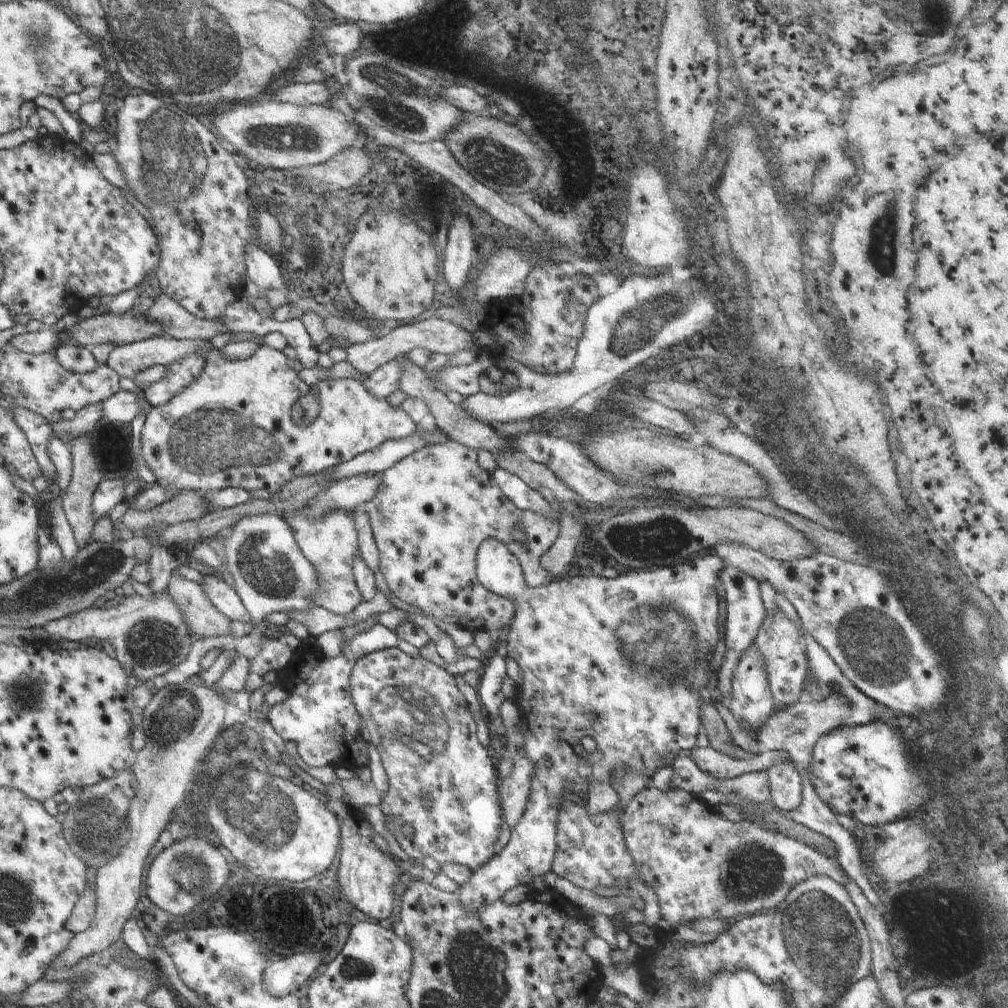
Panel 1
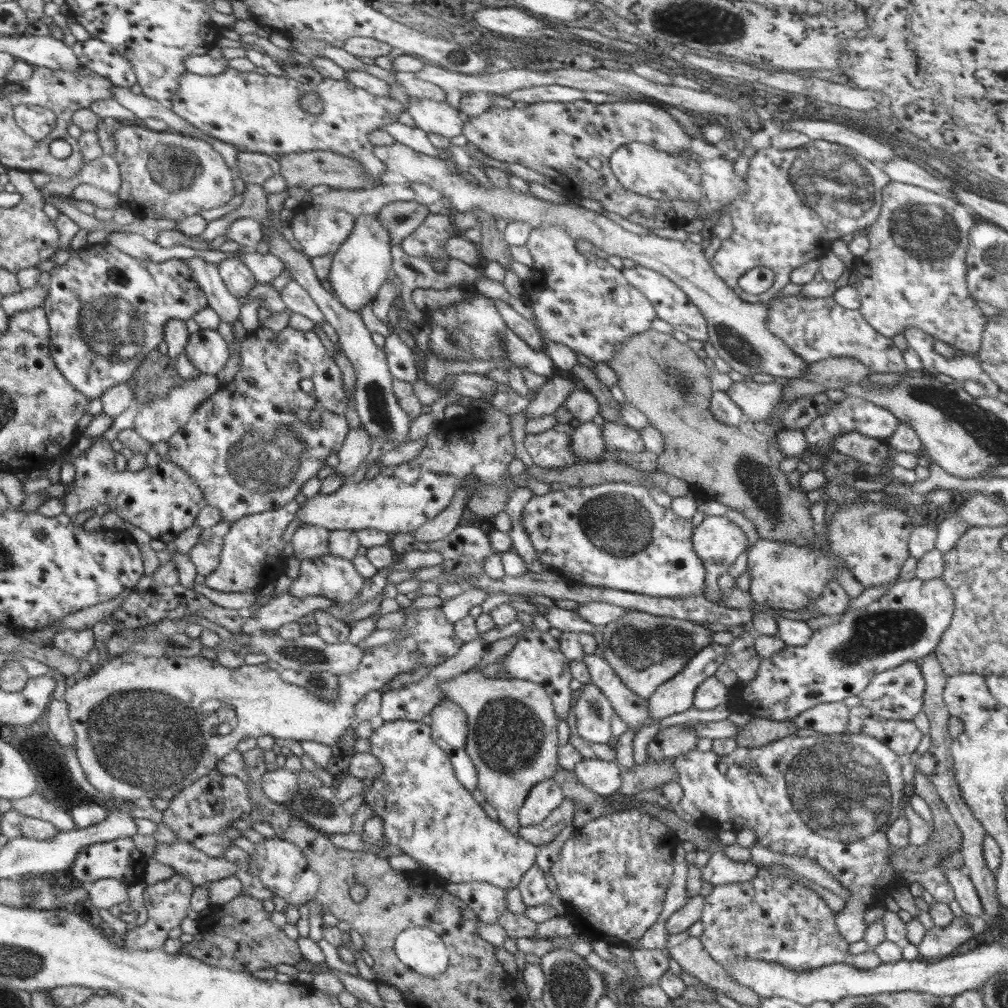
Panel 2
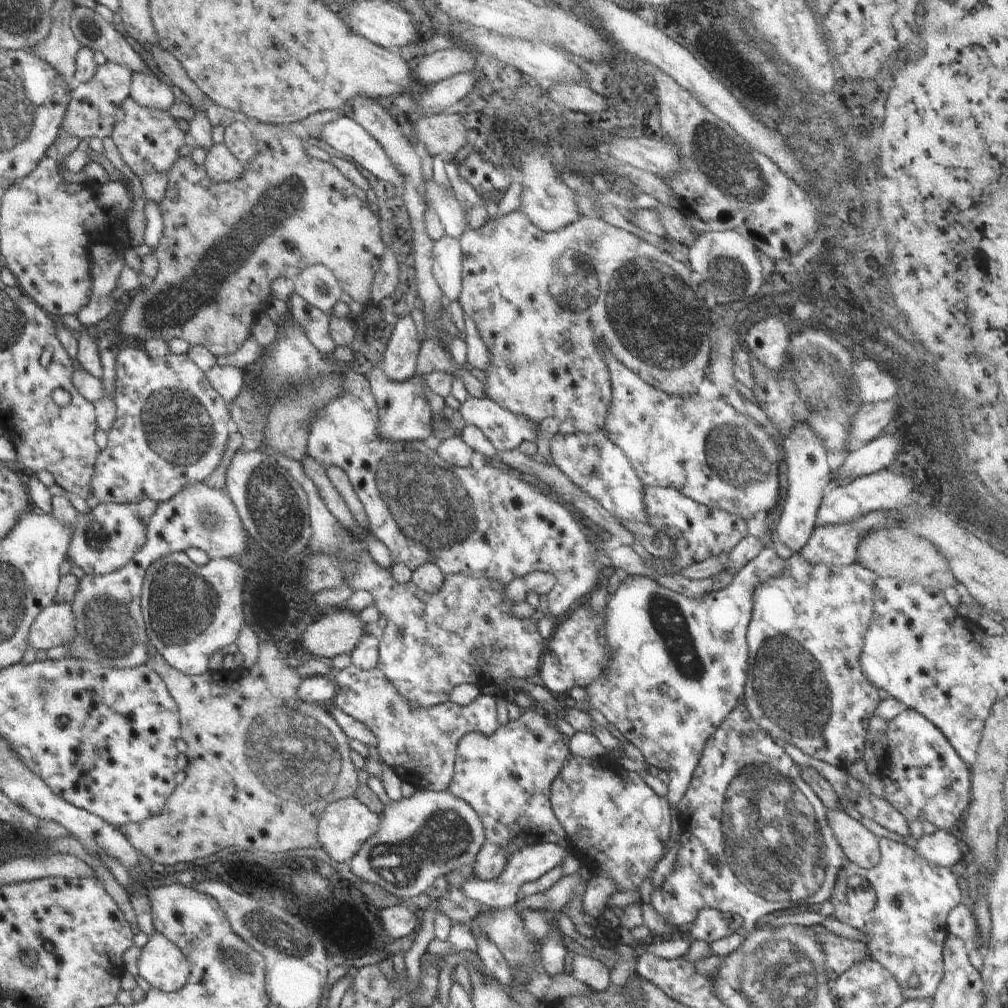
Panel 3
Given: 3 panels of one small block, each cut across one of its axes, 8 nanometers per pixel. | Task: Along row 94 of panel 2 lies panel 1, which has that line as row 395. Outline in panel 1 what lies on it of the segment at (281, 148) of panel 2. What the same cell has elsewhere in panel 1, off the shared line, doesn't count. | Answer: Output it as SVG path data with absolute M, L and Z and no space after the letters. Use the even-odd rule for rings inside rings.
M268 345L262 346L246 360L231 361L224 357L221 352L214 348L205 361L205 368L202 374L192 381L187 387L182 388L178 394L175 394L170 401L163 405L151 407L146 414L145 425L142 429L142 456L146 460L148 466L152 468L154 476L157 480L166 480L172 488L178 489L194 489L197 491L222 491L230 487L237 489L244 489L247 491L267 490L269 493L277 493L283 489L283 486L290 482L293 478L299 476L306 476L309 474L316 474L323 470L330 470L336 465L348 462L355 456L364 454L378 448L383 442L387 440L398 440L410 436L417 428L416 423L404 412L400 406L390 406L387 399L375 397L367 388L360 382L353 379L328 379L320 381L319 387L319 417L306 428L300 428L291 421L290 409L292 404L298 400L302 395L310 392L311 387L300 379L298 372L288 364L288 358L282 351L277 351Z

